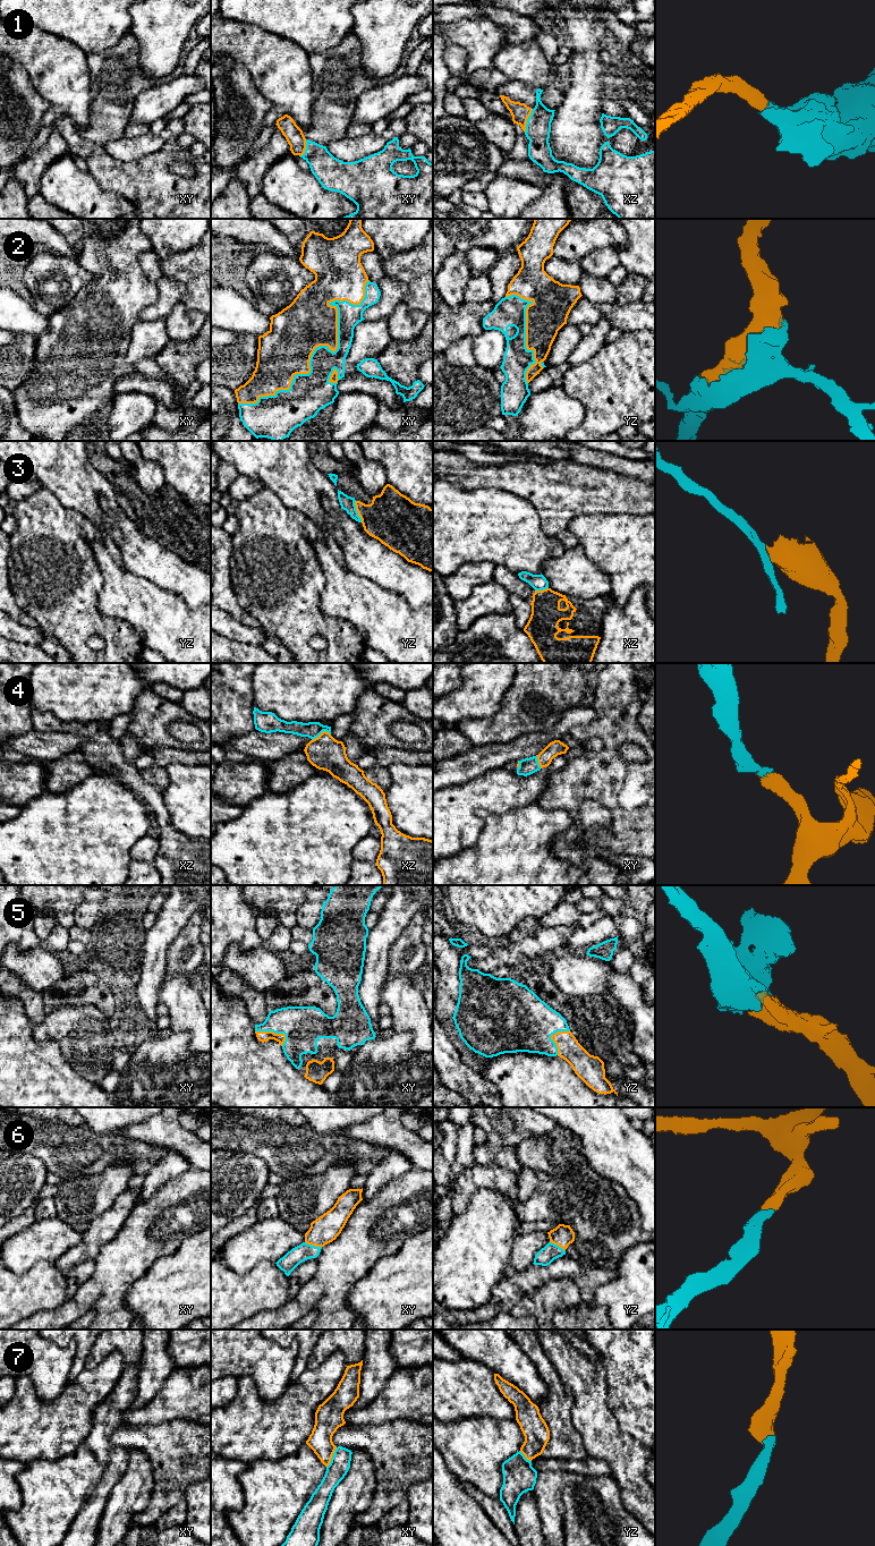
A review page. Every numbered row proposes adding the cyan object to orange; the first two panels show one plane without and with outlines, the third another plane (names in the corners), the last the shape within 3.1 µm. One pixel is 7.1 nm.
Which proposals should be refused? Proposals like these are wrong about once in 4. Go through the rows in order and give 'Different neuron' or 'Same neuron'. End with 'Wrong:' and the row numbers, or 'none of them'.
1: Same neuron
2: Same neuron
3: Different neuron
4: Same neuron
5: Same neuron
6: Same neuron
7: Same neuron
Wrong: 3

